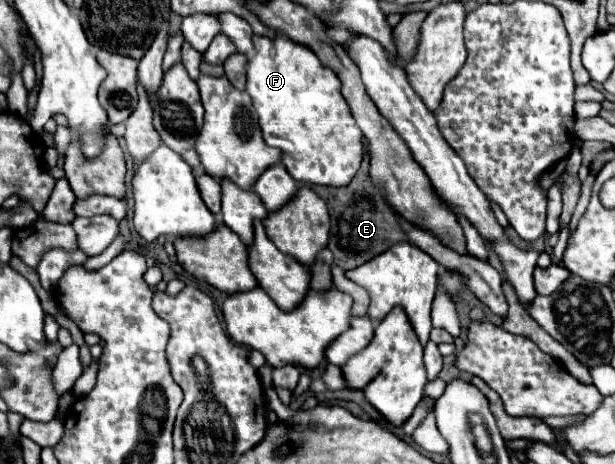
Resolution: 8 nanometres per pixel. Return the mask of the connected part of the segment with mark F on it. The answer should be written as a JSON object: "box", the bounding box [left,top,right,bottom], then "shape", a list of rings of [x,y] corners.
{"box":[246,36,362,186],"shape":[[[254,36],[256,56],[248,60],[248,82],[246,90],[252,96],[252,104],[258,112],[258,124],[262,128],[264,142],[282,150],[282,164],[296,182],[324,184],[324,186],[346,186],[354,178],[362,162],[362,132],[356,126],[354,116],[350,116],[348,104],[340,94],[340,80],[322,68],[314,52],[298,48],[298,44],[288,44],[282,36],[268,40],[266,36]]]}

